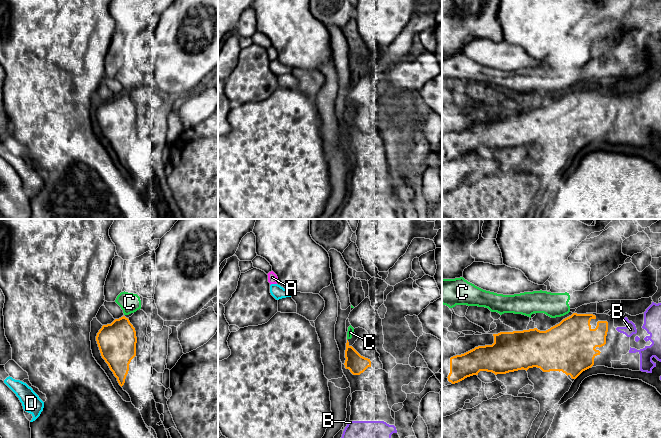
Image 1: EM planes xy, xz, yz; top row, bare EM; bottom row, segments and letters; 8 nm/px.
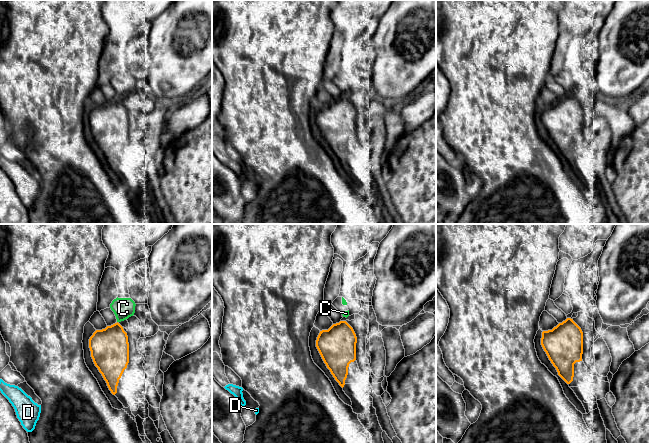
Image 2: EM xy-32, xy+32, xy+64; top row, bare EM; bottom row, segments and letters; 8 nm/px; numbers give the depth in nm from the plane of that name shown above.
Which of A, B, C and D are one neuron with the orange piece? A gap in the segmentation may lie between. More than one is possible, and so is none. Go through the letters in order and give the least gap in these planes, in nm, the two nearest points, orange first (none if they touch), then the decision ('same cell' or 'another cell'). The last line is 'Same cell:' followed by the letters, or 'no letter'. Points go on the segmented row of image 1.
A: 750 nm apart; from orange across xz (347, 340), (276, 283); another cell
B: 70 nm apart; from orange across yz (607, 328), (616, 328); same cell
C: 0 nm apart; another cell
D: 550 nm apart; from orange across xz (347, 340), (291, 295); another cell
Same cell: B

